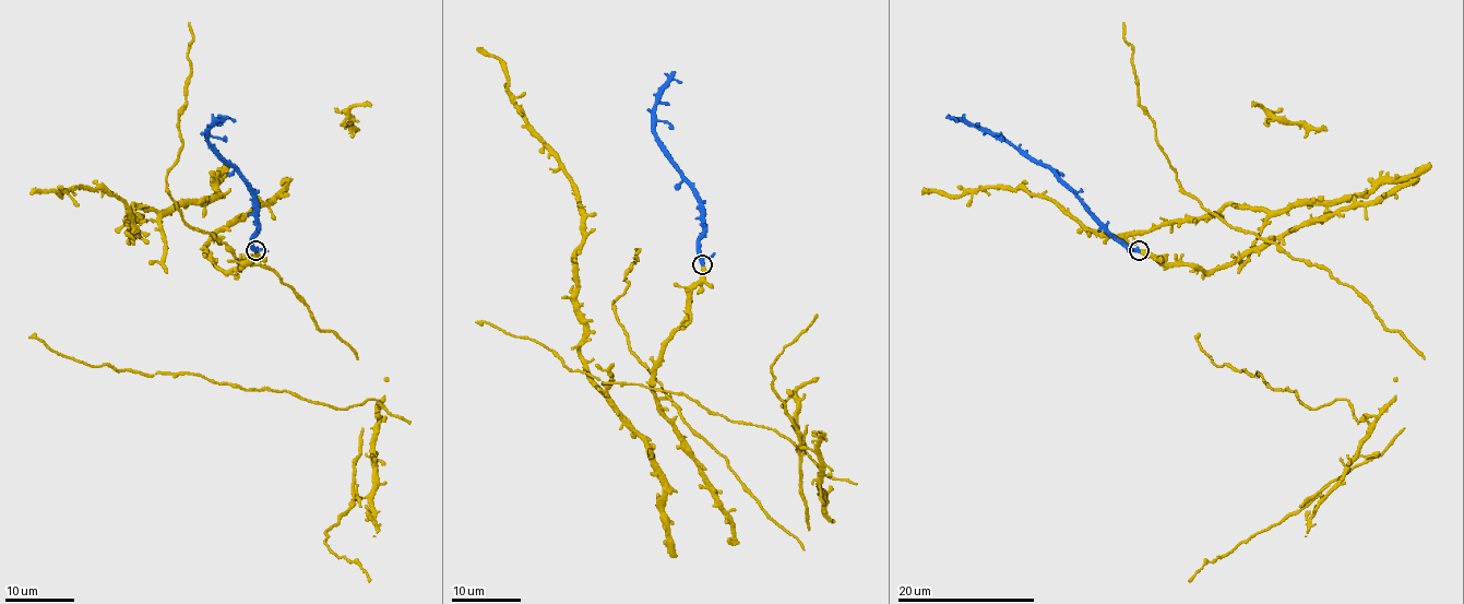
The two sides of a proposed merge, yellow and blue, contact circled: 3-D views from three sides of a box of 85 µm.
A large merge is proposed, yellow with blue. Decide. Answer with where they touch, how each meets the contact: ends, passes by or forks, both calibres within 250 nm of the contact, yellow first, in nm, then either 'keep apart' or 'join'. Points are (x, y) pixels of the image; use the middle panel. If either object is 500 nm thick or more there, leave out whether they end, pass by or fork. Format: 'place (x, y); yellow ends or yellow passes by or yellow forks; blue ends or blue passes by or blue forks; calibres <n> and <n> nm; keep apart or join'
place (702, 264); yellow ends; blue passes by; calibres 400 and 320 nm; join

